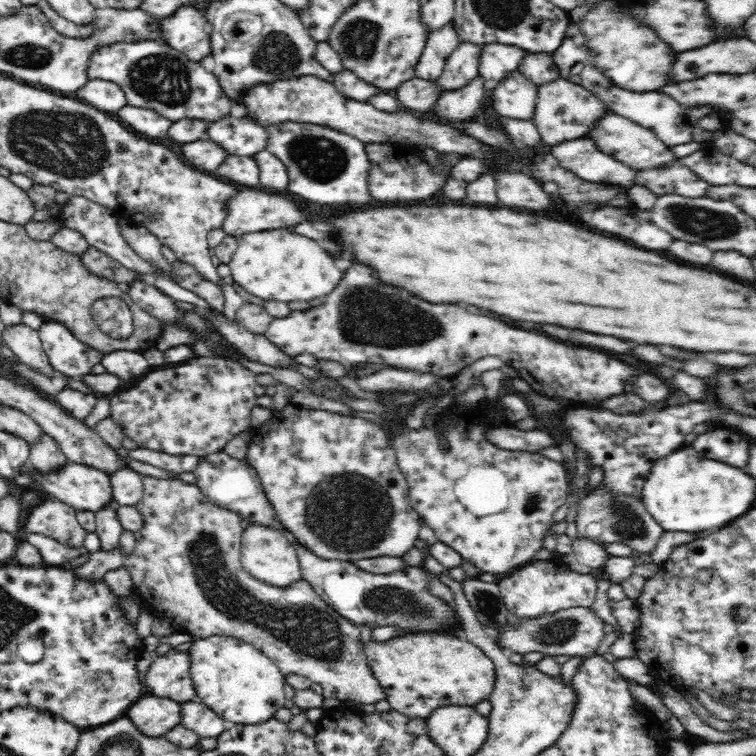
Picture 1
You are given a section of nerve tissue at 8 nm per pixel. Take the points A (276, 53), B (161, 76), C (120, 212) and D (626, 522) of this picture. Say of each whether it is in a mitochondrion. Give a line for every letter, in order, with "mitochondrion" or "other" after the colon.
A: mitochondrion
B: mitochondrion
C: other
D: mitochondrion

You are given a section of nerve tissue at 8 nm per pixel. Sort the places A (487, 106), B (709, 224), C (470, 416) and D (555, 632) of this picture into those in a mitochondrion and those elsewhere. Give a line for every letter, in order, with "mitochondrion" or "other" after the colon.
A: other
B: mitochondrion
C: other
D: mitochondrion

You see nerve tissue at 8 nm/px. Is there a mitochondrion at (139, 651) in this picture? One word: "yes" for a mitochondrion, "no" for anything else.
no

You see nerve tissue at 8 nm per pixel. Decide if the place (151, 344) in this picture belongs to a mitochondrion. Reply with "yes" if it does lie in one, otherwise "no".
no

